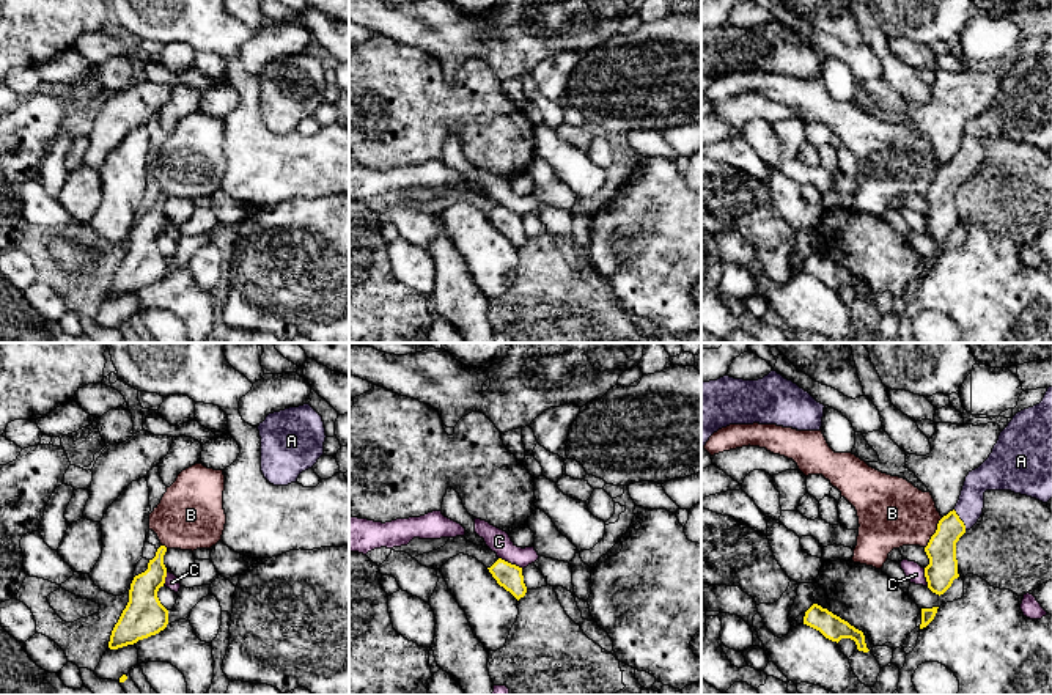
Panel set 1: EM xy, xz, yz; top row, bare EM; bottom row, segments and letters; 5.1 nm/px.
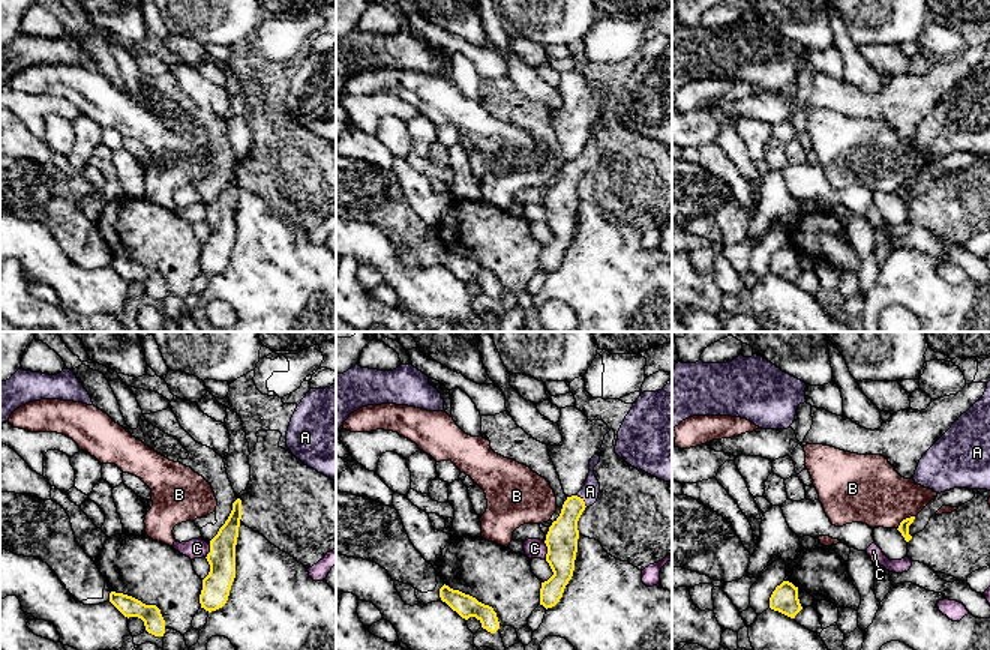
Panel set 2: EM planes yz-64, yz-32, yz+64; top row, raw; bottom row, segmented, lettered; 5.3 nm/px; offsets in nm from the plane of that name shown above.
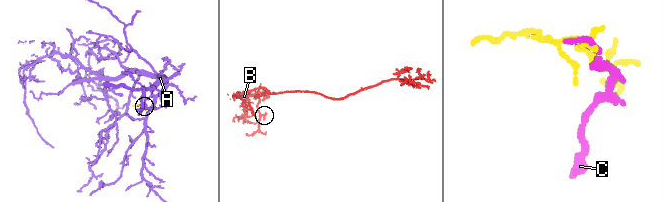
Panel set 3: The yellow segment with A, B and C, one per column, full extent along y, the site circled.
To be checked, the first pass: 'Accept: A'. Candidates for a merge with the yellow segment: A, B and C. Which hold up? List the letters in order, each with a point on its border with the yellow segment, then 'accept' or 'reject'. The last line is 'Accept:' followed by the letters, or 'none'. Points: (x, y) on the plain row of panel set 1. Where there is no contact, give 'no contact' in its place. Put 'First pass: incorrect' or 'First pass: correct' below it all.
A: meets yellow in yz at (960, 167); accept
B: meets yellow in yz at (934, 181); reject
C: meets yellow in xz at (510, 211); reject
Accept: A
First pass: correct

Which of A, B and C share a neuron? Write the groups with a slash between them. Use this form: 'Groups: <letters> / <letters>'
Groups: A / B / C

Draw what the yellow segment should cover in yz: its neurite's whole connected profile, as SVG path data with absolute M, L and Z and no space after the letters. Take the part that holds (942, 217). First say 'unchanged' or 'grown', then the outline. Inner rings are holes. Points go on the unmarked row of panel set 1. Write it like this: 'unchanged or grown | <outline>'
grown | M1052 35L1043 49L1017 60L1000 80L989 105L966 124L959 148L953 159L943 164L925 200L929 212L925 215L928 236L943 242L958 222L956 190L983 162L986 138L1011 138L1047 151L1052 146Z

